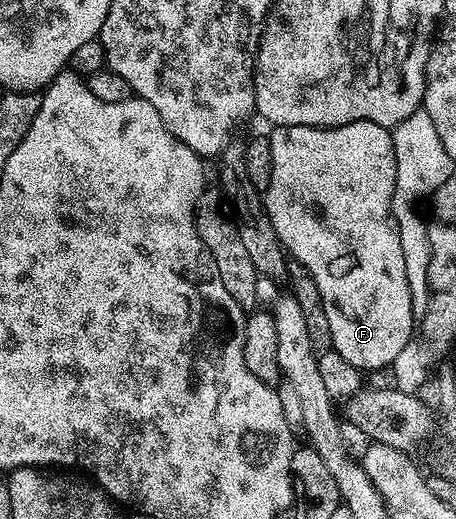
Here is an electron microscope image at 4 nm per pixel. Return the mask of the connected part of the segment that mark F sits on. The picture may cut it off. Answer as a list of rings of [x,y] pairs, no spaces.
[[[354,122],[344,126],[276,126],[270,131],[271,147],[273,148],[273,176],[269,176],[269,188],[262,191],[263,209],[266,210],[277,236],[281,240],[284,251],[294,261],[300,262],[313,276],[313,284],[317,284],[317,292],[321,292],[325,304],[325,316],[329,320],[331,345],[353,368],[361,372],[367,370],[386,371],[397,360],[401,348],[413,341],[411,329],[416,329],[417,316],[411,307],[409,280],[405,280],[405,256],[401,253],[401,236],[397,232],[395,217],[391,214],[391,201],[397,180],[395,153],[391,130],[381,124],[372,122]]]

